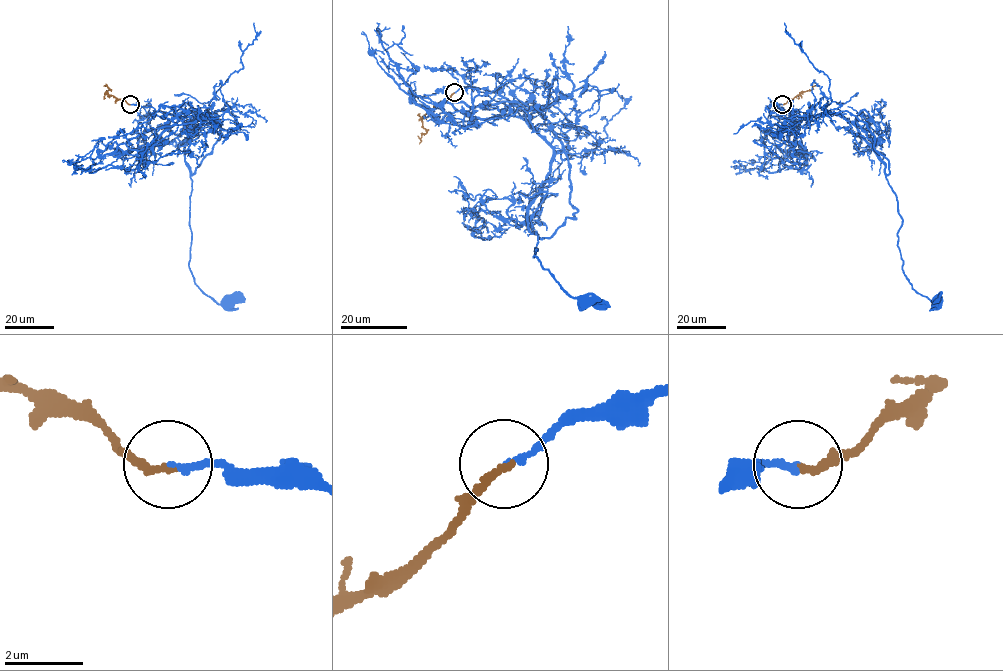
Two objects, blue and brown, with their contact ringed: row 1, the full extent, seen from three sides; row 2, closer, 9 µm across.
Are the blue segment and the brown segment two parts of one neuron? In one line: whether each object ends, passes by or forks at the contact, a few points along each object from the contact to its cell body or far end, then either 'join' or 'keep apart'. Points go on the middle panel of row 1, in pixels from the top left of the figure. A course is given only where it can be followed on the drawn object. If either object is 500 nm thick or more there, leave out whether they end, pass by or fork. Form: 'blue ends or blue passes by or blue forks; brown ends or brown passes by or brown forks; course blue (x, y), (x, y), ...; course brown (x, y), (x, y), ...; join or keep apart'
blue ends; brown ends; course blue (453, 92), (473, 86), (503, 102), (552, 148), (551, 172), (528, 210), (533, 257), (583, 301); course brown (453, 92), (422, 118), (426, 132), (419, 144); join

